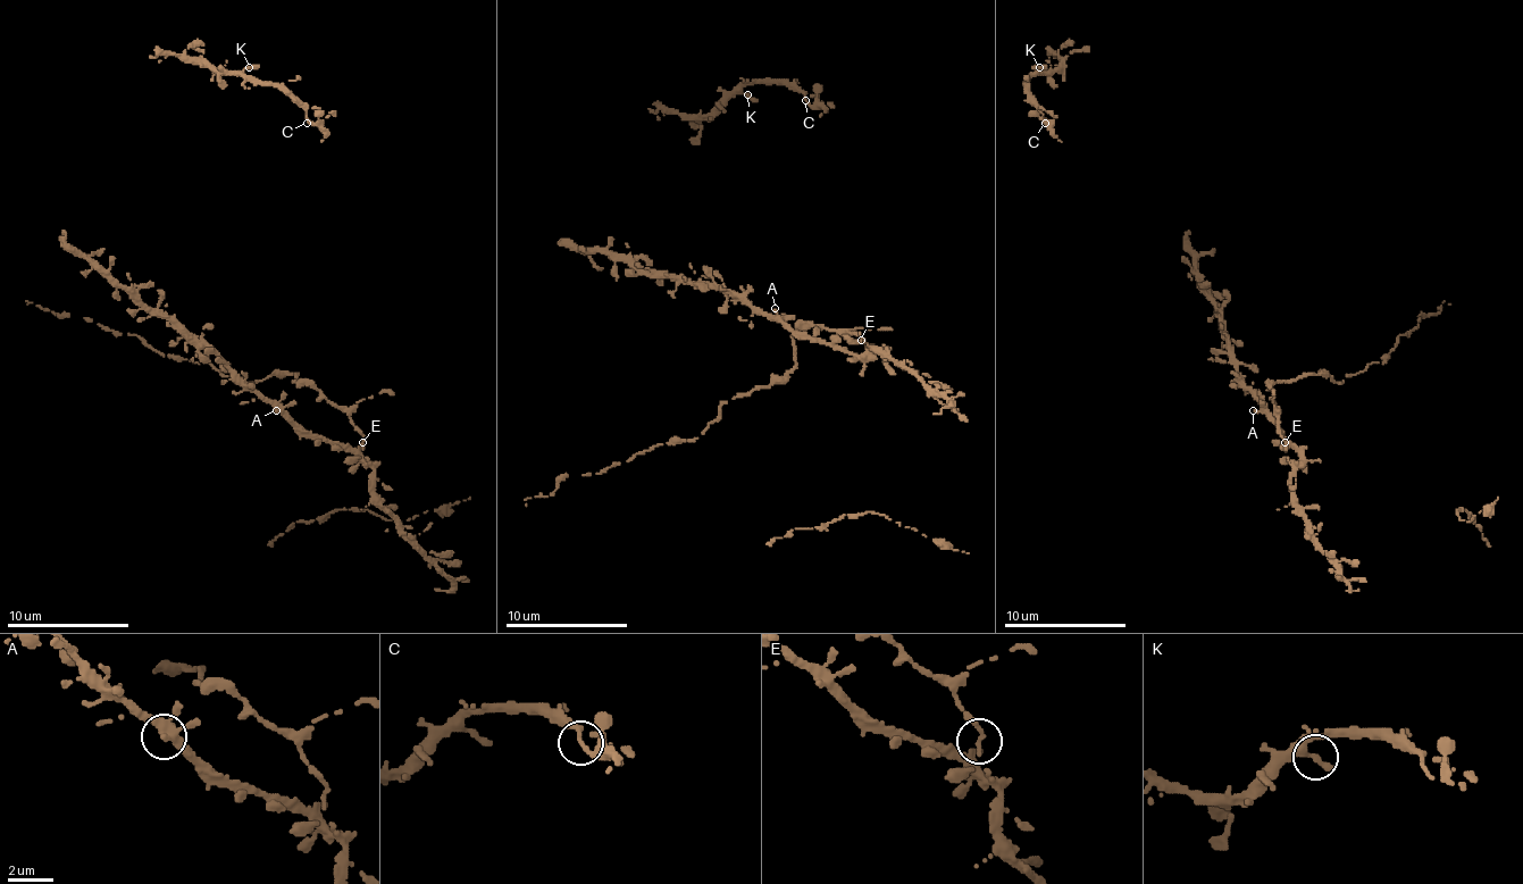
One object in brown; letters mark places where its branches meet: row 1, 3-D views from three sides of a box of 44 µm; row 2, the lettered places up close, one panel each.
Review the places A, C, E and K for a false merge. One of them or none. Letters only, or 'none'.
E

